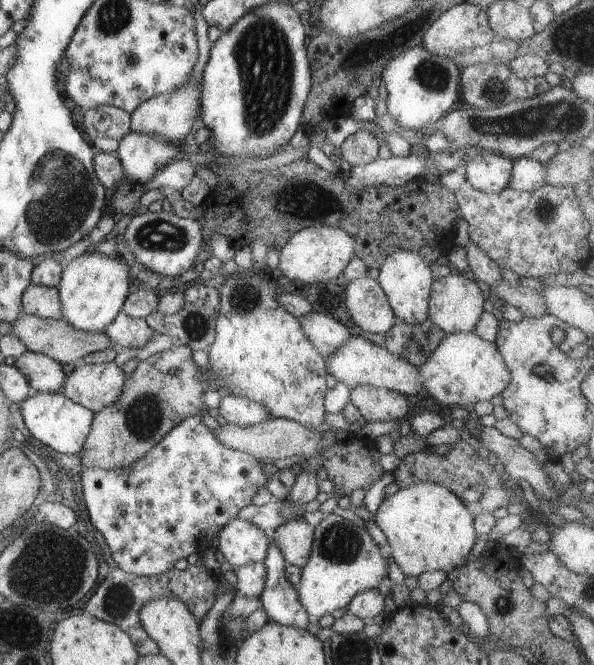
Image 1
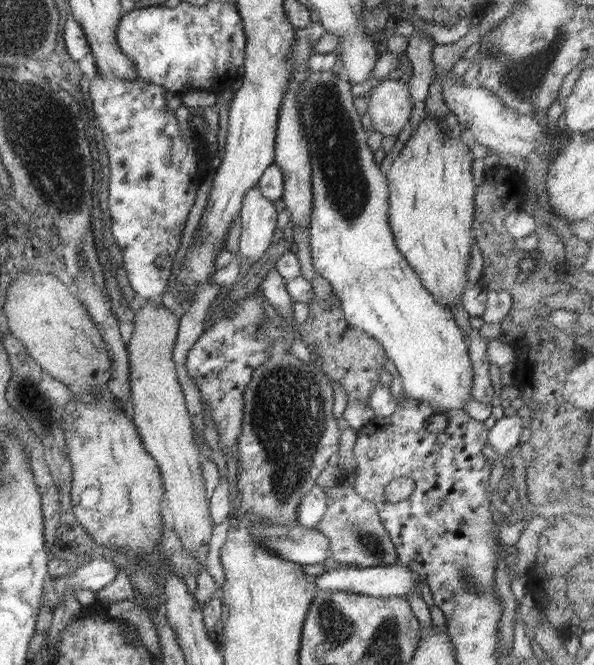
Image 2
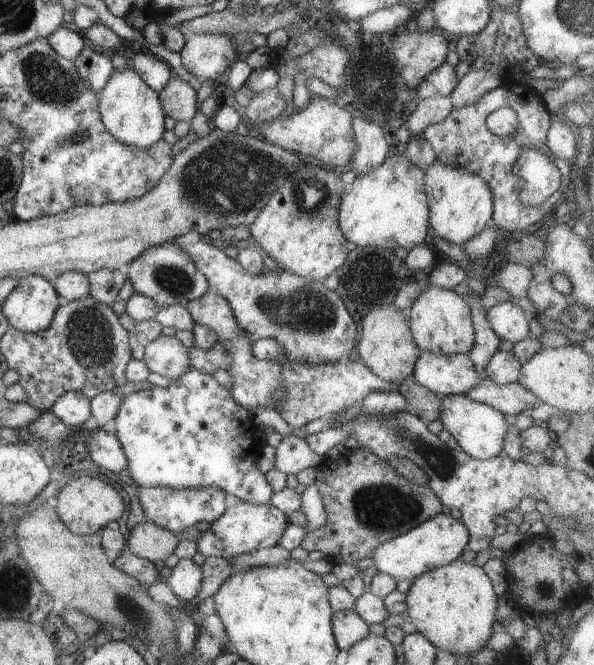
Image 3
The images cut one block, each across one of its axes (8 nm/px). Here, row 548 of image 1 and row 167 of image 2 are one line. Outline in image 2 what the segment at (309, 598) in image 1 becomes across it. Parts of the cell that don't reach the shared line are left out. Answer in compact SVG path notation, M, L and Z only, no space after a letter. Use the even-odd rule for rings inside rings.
M332 69L323 71L310 71L305 78L305 81L297 88L297 99L299 102L299 117L302 119L303 128L307 134L307 141L310 148L310 165L312 166L312 210L311 210L311 224L308 231L308 240L311 248L311 257L314 268L317 274L324 277L329 283L334 292L334 295L340 299L340 309L345 316L348 326L358 328L366 332L379 344L387 354L387 358L394 362L402 381L403 390L406 391L406 398L413 398L421 400L422 402L430 403L438 413L444 413L450 409L462 409L464 404L473 398L471 394L471 386L473 383L473 368L469 357L468 344L464 339L464 333L460 331L460 327L451 310L442 307L442 305L434 301L434 297L424 288L421 283L418 273L408 264L408 261L402 256L402 253L395 245L394 238L388 224L388 184L386 184L386 176L380 170L380 163L374 160L372 150L367 143L366 130L362 127L360 121L361 116L358 115L354 107L354 98L350 91L352 84L337 75Z

